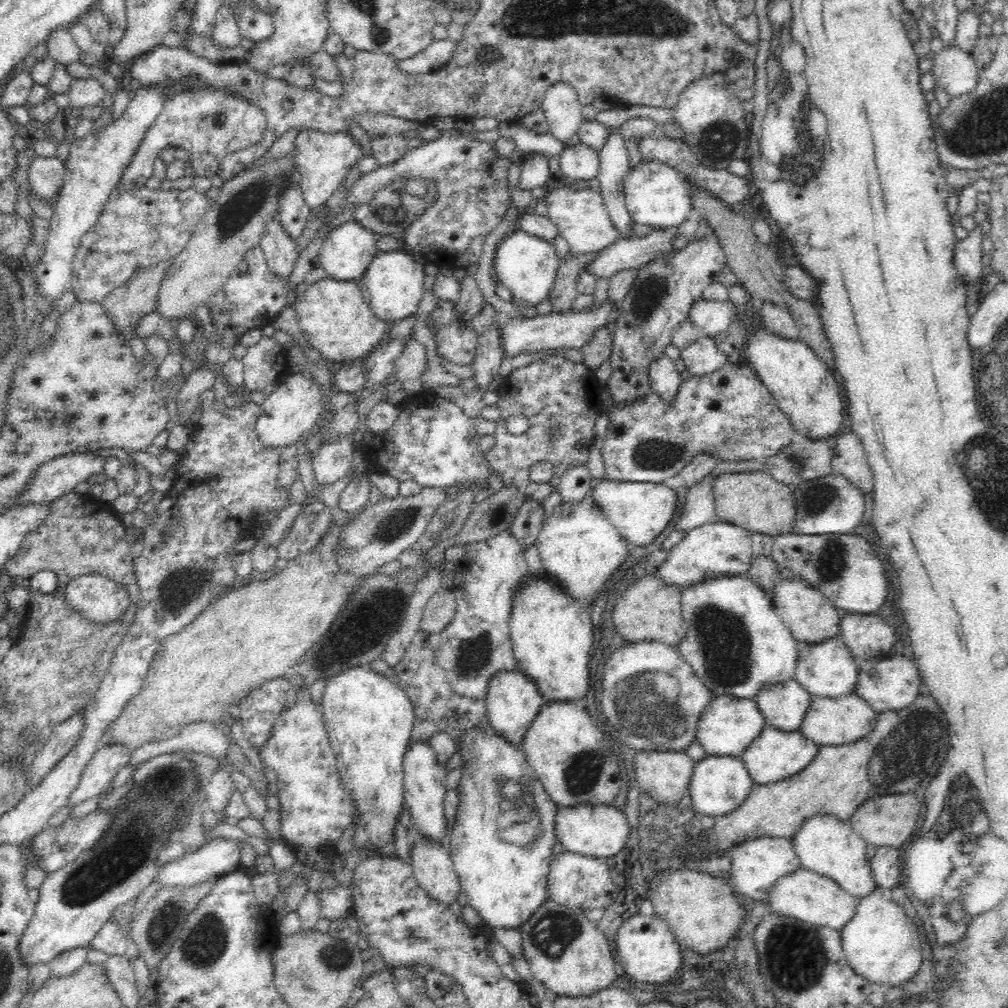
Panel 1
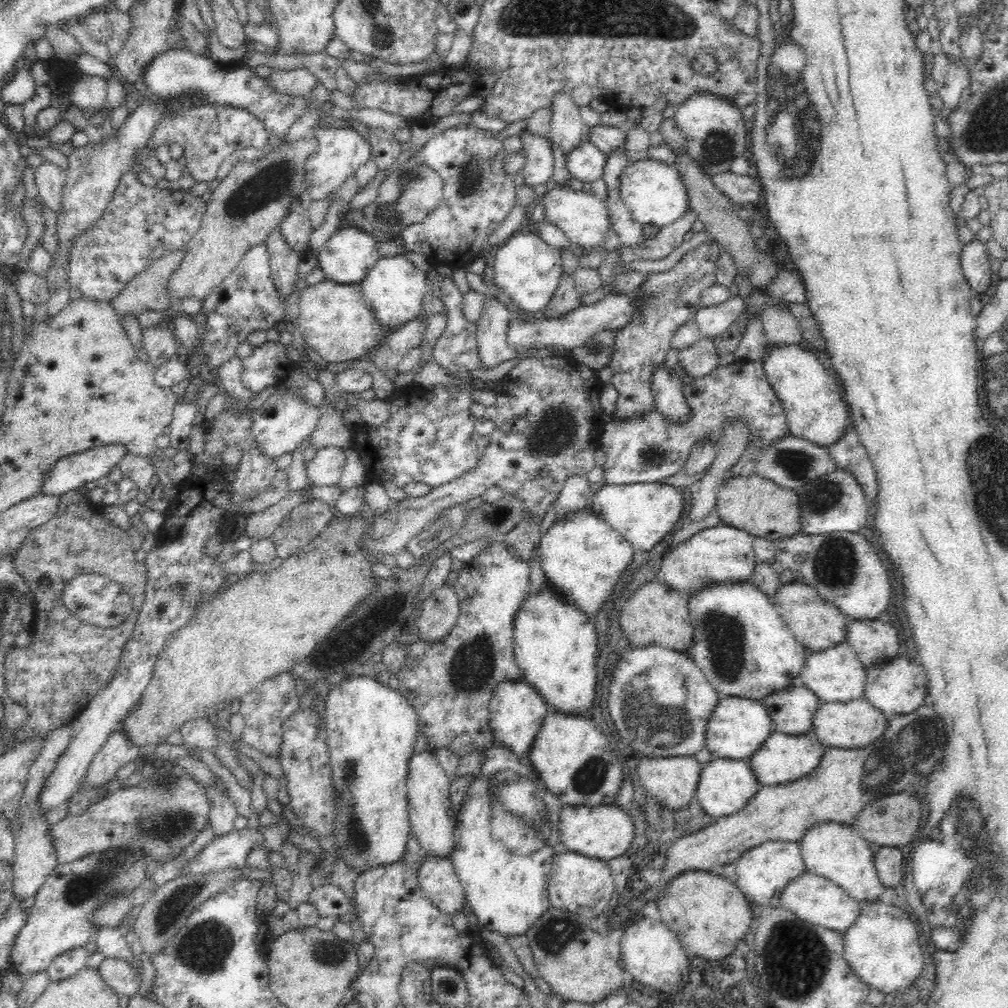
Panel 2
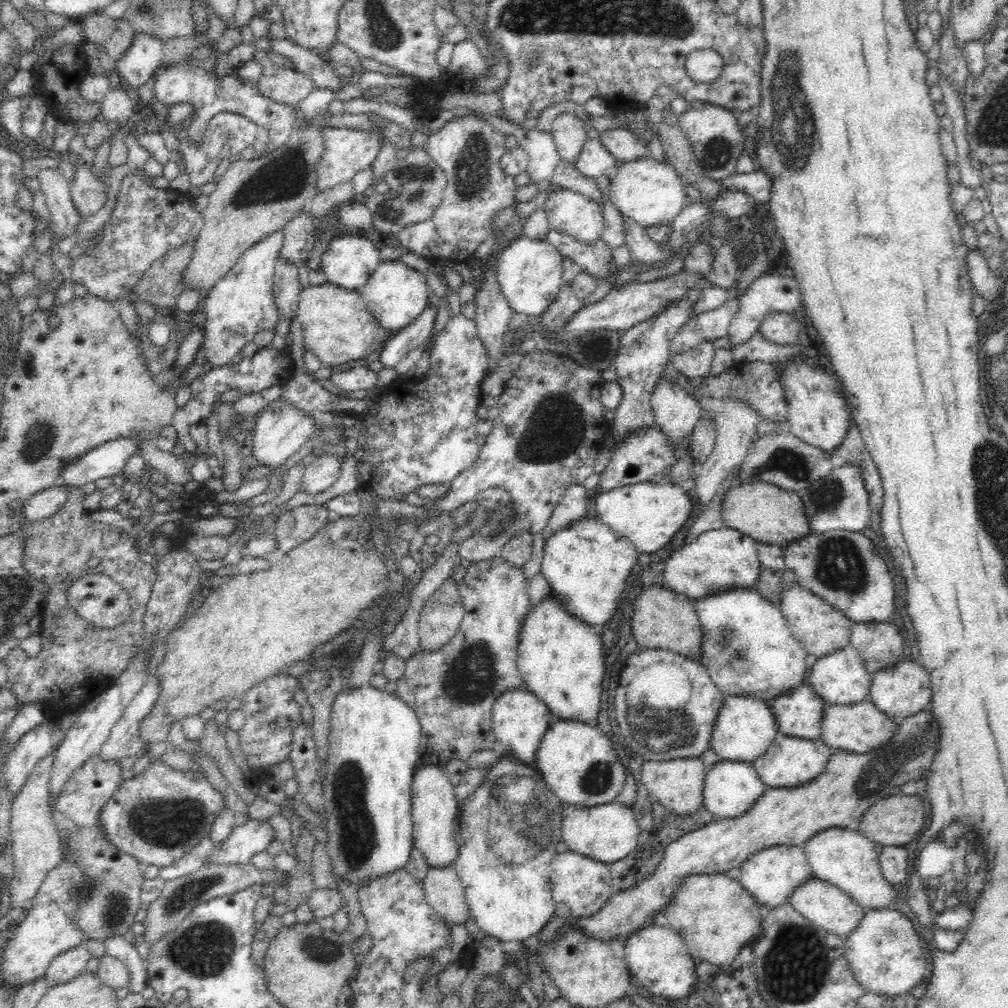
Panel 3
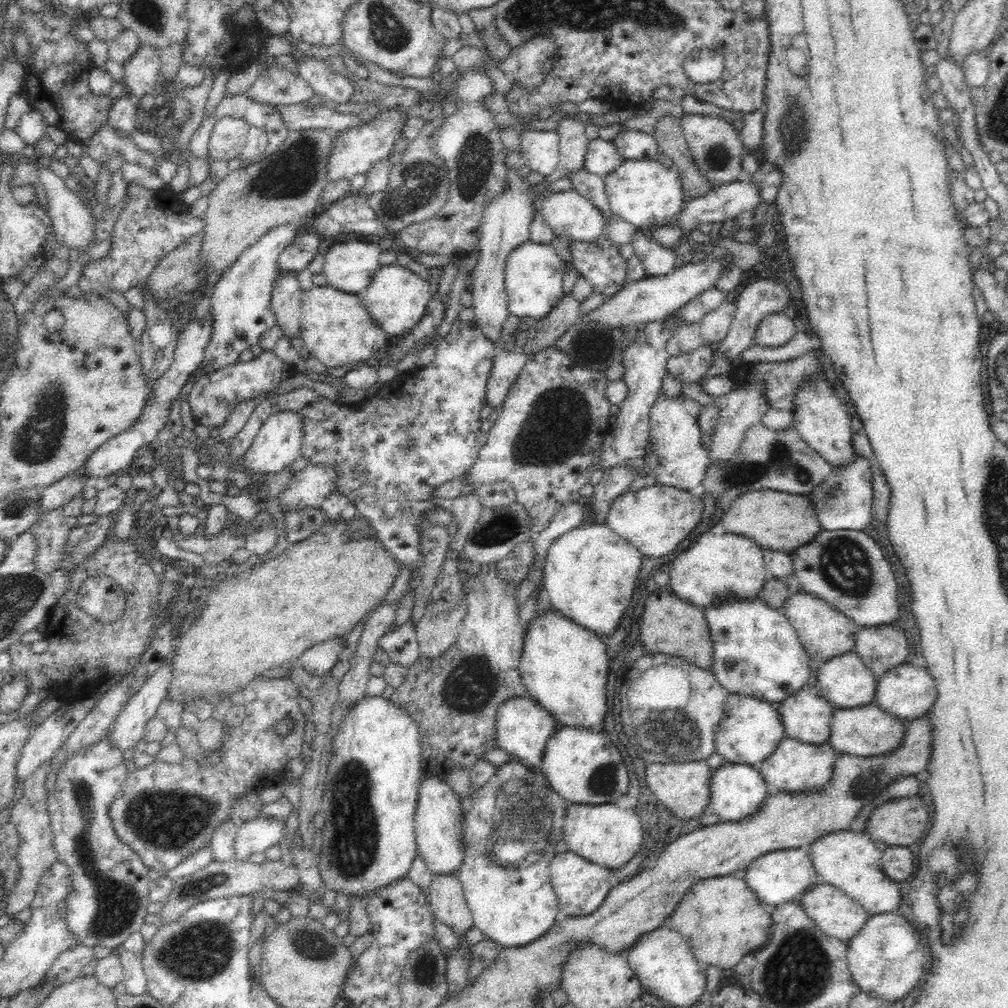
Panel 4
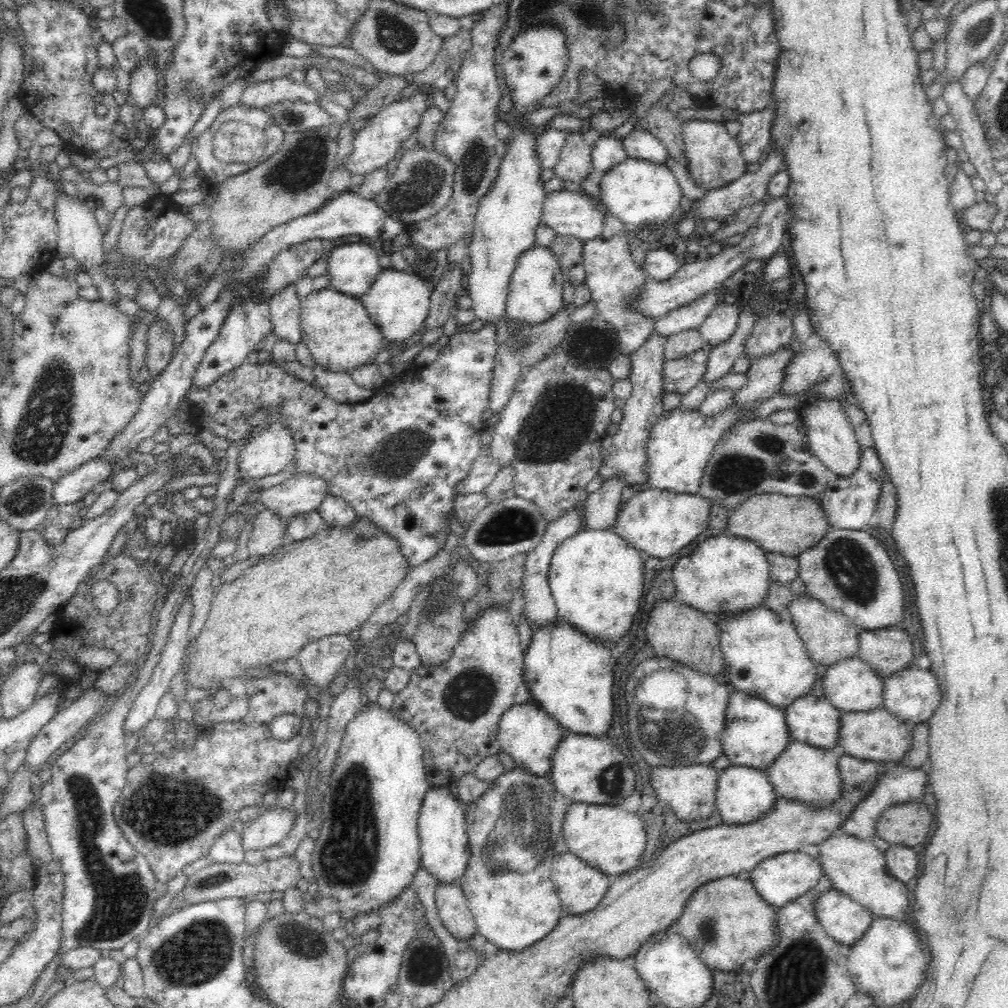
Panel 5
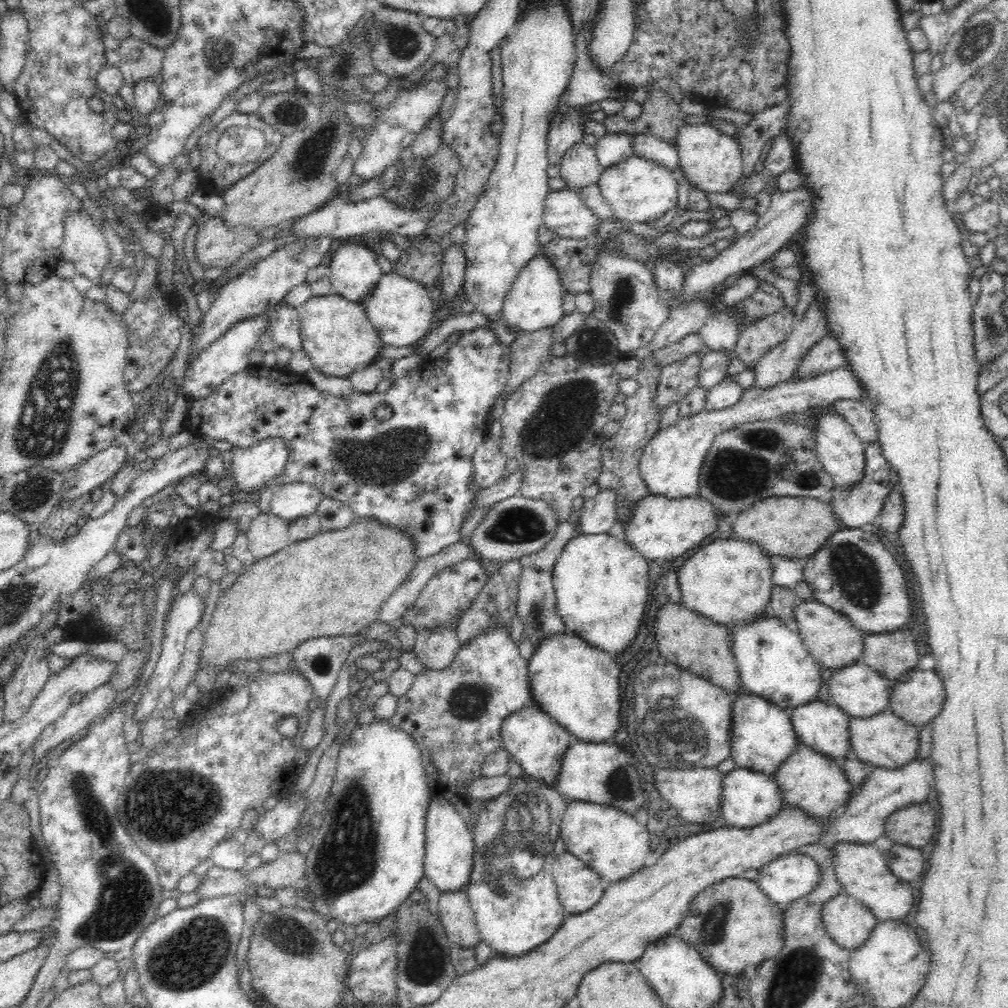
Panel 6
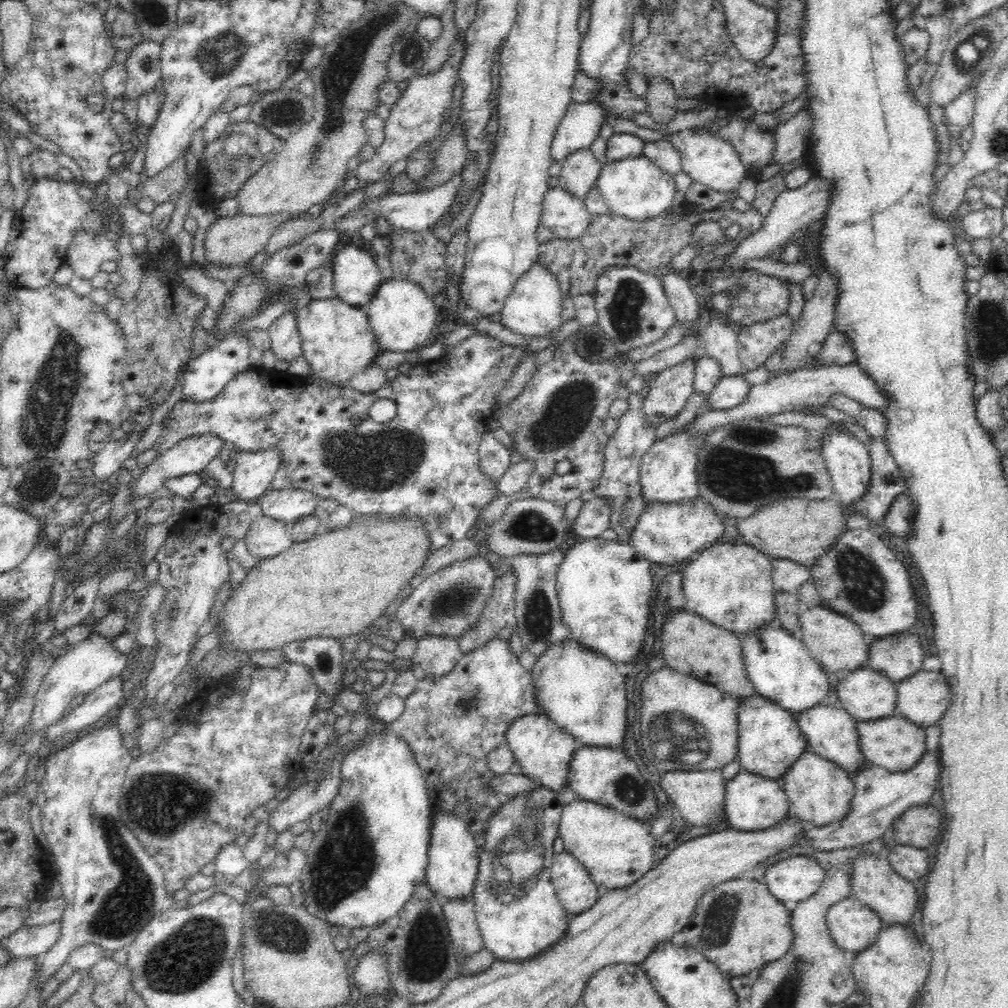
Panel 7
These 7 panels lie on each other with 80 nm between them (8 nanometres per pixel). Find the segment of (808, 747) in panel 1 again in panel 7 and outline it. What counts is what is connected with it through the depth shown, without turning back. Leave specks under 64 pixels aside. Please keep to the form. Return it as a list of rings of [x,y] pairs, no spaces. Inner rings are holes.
[[[808,748],[786,768],[778,780],[788,797],[788,814],[812,827],[842,820],[854,796],[852,776],[835,762],[822,758]]]

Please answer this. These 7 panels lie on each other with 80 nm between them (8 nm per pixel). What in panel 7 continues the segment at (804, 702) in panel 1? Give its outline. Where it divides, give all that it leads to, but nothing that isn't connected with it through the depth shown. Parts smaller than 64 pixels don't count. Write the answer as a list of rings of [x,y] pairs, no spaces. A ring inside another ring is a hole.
[[[826,701],[819,703],[804,712],[796,714],[796,723],[800,727],[800,733],[806,739],[808,750],[819,754],[822,758],[827,758],[835,762],[847,773],[860,772],[864,757],[858,747],[858,729],[856,729],[857,720],[842,706],[827,704]]]

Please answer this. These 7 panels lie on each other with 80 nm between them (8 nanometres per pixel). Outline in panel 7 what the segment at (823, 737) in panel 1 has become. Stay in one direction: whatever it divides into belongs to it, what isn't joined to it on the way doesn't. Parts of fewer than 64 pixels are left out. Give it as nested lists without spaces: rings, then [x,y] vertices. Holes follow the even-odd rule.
[[[896,714],[876,720],[857,721],[856,729],[858,729],[858,747],[864,760],[870,760],[872,764],[886,770],[894,772],[912,768],[926,753],[924,728]]]

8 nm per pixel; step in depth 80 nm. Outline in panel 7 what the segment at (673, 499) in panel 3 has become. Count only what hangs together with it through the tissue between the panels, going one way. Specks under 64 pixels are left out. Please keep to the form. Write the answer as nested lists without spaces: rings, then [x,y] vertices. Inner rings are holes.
[[[700,496],[680,502],[647,502],[632,534],[630,544],[652,564],[676,564],[712,546],[724,532],[723,520]]]

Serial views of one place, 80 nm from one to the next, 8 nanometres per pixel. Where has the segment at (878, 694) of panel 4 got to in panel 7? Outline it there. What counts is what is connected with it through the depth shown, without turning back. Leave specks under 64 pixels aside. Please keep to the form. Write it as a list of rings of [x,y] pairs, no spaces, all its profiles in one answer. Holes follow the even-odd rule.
[[[920,670],[896,682],[894,712],[924,728],[938,723],[950,700],[950,687],[941,671]]]

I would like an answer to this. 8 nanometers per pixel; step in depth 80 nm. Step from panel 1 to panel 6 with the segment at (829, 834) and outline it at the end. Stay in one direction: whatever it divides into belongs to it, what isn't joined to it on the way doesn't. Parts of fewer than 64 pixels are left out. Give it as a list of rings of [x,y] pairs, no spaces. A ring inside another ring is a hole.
[[[836,842],[828,849],[833,853],[835,874],[843,893],[871,909],[878,922],[898,922],[907,916],[910,908],[914,906],[912,888],[909,882],[900,881],[900,878],[889,870],[886,853],[879,851],[872,843],[859,842]]]

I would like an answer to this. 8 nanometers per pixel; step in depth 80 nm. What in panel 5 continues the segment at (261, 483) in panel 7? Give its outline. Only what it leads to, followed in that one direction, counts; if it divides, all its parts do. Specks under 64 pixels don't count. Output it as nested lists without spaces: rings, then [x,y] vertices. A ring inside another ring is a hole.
[[[284,419],[264,424],[238,458],[238,477],[264,478],[293,464],[296,439]]]

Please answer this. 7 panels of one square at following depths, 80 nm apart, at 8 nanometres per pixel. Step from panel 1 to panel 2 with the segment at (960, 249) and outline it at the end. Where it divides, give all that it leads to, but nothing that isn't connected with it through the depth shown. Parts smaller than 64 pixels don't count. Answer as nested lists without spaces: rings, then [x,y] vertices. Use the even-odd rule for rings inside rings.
[[[977,238],[964,244],[960,250],[960,269],[966,277],[966,282],[982,295],[990,288],[994,275],[988,259],[984,243]]]

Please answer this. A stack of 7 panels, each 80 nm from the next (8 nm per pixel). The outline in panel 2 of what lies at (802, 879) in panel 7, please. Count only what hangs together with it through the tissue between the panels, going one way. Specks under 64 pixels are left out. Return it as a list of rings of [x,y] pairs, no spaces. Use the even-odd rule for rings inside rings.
[[[767,841],[758,844],[758,846],[752,846],[748,850],[744,850],[744,853],[734,862],[736,874],[733,878],[734,884],[737,888],[750,900],[764,906],[778,906],[778,894],[784,889],[784,886],[797,878],[800,874],[805,872],[805,865],[800,853],[800,847],[796,842],[786,841]]]

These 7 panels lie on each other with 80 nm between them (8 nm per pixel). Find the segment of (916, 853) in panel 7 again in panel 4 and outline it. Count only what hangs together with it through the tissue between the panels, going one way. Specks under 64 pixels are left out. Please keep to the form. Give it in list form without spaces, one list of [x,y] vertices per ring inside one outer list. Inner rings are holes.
[[[887,845],[883,851],[881,865],[888,878],[901,884],[914,874],[914,860],[908,846]]]

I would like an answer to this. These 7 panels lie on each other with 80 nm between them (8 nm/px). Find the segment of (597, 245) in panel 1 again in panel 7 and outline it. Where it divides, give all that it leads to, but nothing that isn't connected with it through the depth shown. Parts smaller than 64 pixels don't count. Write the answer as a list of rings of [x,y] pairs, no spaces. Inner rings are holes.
[[[555,187],[544,195],[539,224],[552,230],[556,238],[572,240],[588,230],[592,217],[582,198]]]

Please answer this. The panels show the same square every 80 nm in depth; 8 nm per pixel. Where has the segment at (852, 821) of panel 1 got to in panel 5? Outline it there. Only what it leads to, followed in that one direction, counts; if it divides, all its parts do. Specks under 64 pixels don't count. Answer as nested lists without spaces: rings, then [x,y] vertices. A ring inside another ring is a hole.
[[[923,797],[894,804],[878,814],[874,824],[875,838],[882,838],[890,845],[920,845],[928,836],[932,821]]]

